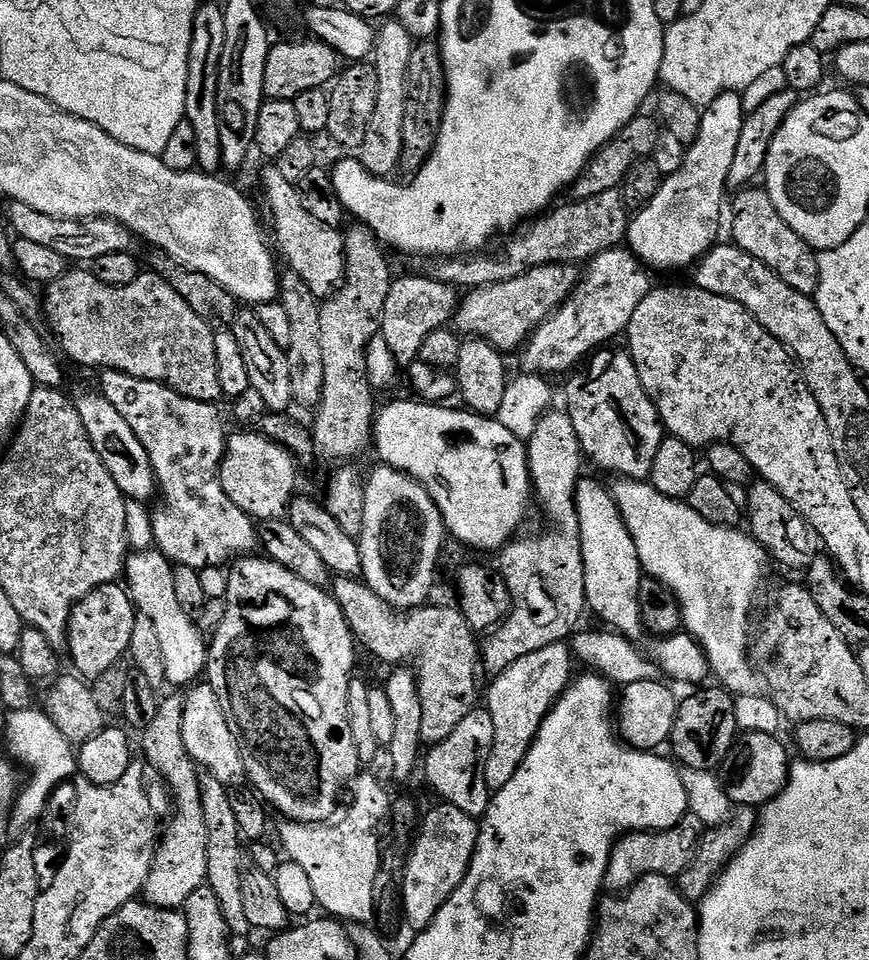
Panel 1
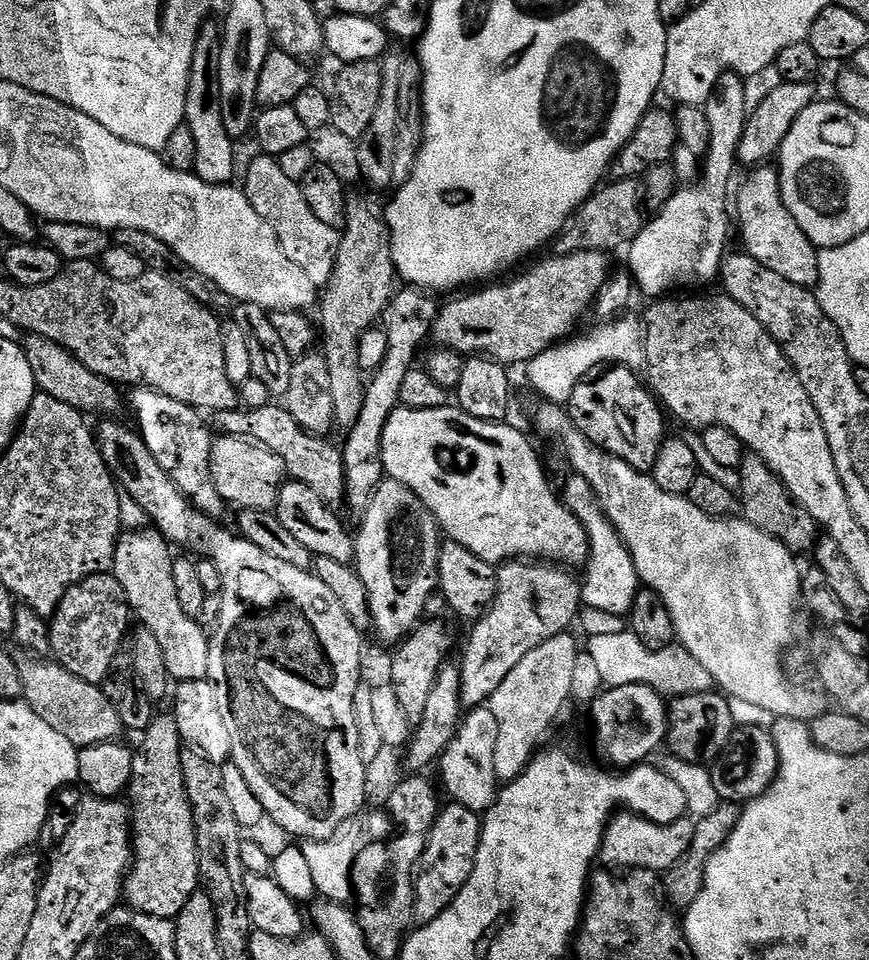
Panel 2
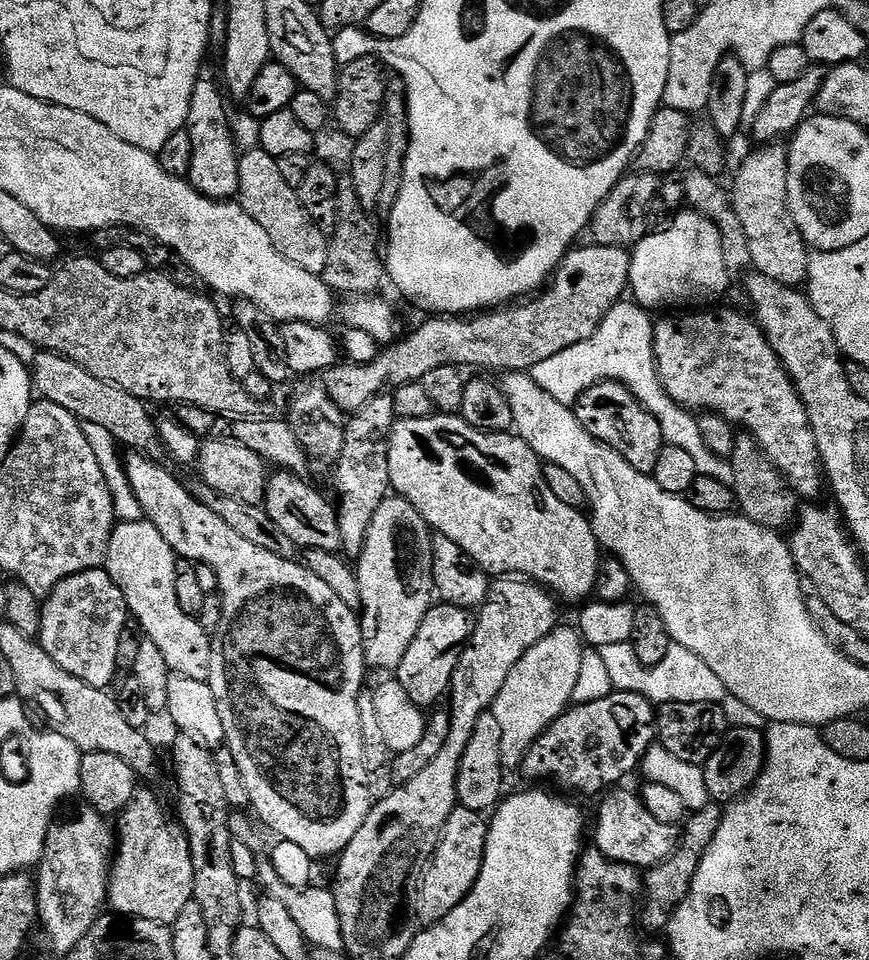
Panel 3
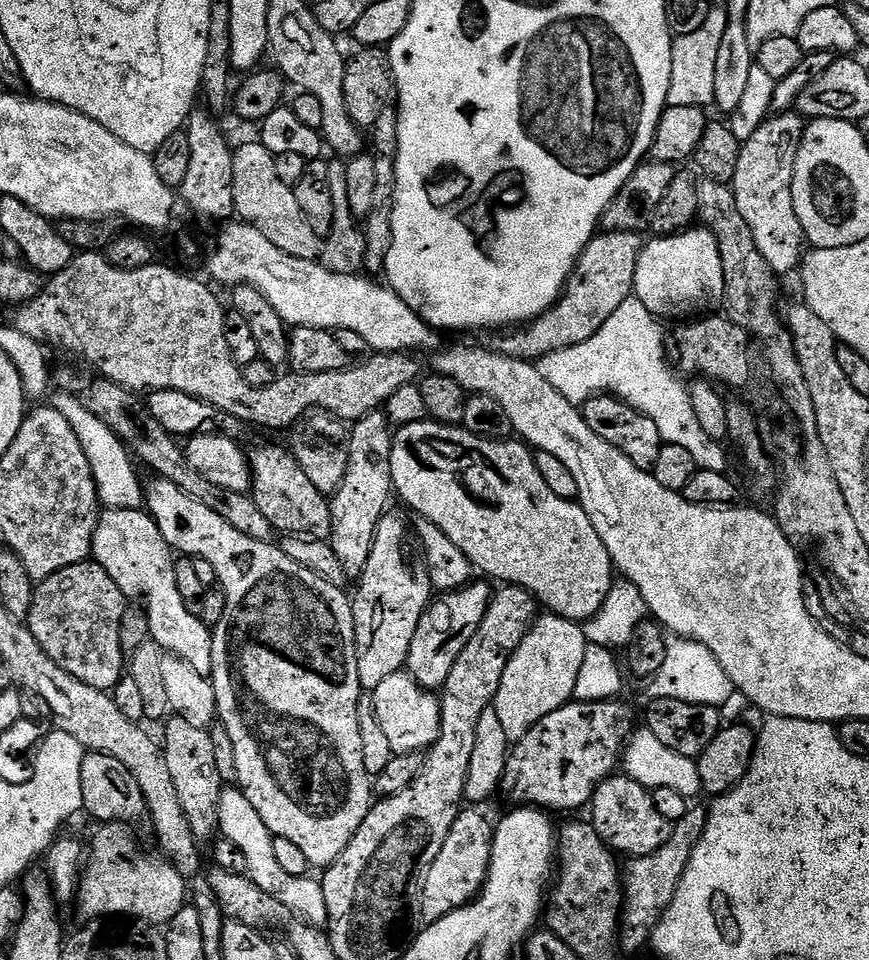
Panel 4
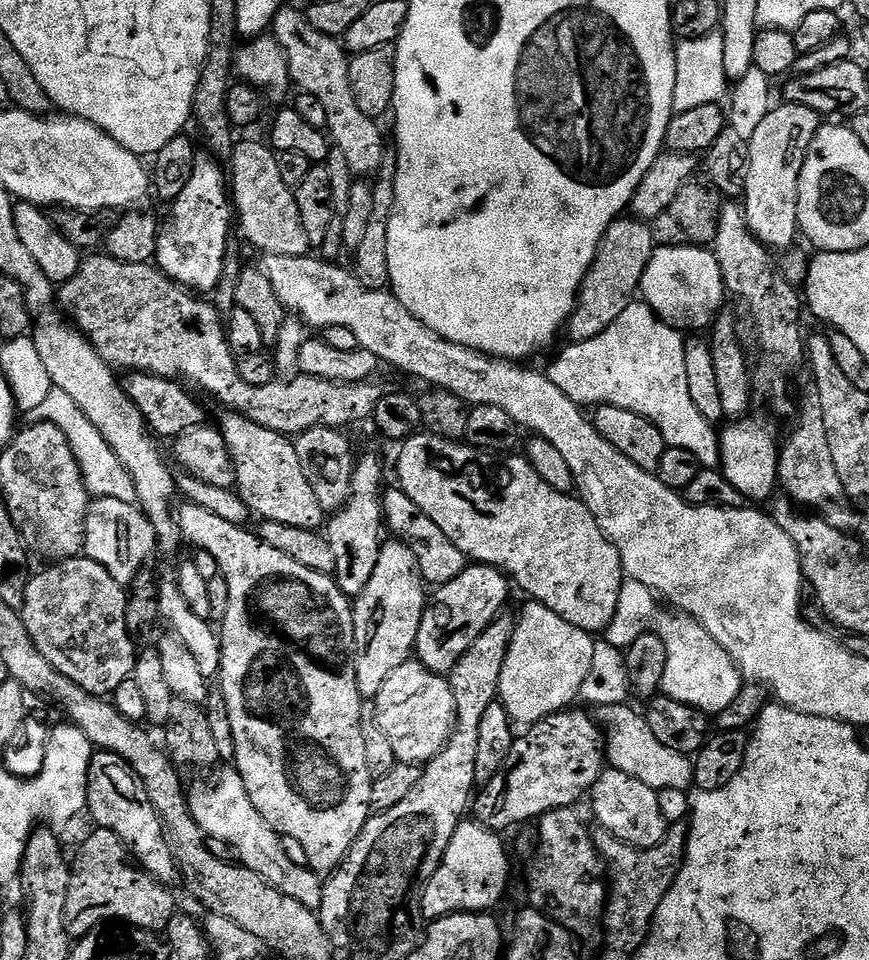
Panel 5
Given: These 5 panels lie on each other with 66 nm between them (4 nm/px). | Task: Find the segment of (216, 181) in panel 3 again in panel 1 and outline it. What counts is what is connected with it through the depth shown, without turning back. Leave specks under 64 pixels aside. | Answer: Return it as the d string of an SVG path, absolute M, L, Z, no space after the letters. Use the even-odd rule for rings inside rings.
M205 2L194 20L194 34L190 46L190 62L186 78L185 117L198 133L198 168L205 174L216 174L222 168L222 134L218 118L218 82L222 50L226 46L226 18L218 3Z

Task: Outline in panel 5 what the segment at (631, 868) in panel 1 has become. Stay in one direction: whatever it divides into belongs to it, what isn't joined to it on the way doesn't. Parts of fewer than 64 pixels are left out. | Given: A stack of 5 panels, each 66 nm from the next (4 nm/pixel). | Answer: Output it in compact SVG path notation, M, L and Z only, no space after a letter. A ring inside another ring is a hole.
M605 767L598 782L594 782L591 800L595 823L631 848L656 848L669 830L670 825L660 805L659 791L646 786L646 782L638 782L638 778L630 778L630 774L622 774L622 770L617 768Z

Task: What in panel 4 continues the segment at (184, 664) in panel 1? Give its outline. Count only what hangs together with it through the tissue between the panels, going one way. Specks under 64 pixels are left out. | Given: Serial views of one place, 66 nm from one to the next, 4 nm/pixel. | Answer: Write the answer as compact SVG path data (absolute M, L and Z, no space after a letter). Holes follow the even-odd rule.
M112 508L101 511L92 539L92 556L128 598L144 596L148 592L147 635L155 640L156 645L165 653L194 666L198 674L211 677L214 666L213 629L200 619L189 604L182 602L182 594L178 594L178 585L174 583L177 557L147 511Z

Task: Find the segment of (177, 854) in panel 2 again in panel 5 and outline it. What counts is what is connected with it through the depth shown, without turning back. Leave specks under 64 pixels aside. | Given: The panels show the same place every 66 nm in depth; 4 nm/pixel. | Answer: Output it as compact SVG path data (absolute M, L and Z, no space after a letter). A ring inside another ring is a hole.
M105 828L92 830L92 833L85 838L76 860L74 856L71 861L70 868L72 877L66 894L66 930L69 937L79 938L109 922L119 922L124 926L143 928L146 932L160 934L167 929L173 916L177 915L176 900L172 897L173 889L169 885L159 884L153 876L133 863L126 845L118 838L118 834L110 830Z

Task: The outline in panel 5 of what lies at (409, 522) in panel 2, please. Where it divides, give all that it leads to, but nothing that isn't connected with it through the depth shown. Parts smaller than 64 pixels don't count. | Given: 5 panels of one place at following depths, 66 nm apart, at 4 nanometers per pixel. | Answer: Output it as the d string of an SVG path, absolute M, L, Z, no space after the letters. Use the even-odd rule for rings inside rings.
M395 538L389 541L389 544L388 541L381 543L374 575L366 590L362 590L362 594L354 600L354 674L358 690L364 698L374 698L382 686L386 686L386 678L390 678L398 666L413 659L418 626L422 626L422 614L426 607L426 585L420 577L416 559L403 542Z

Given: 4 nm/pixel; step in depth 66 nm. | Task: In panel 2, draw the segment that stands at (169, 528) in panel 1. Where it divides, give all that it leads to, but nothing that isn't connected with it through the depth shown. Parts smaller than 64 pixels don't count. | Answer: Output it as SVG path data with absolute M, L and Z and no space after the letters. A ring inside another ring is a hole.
M149 388L131 389L127 393L126 404L128 408L132 407L136 415L135 427L146 442L150 454L154 454L154 462L166 470L174 486L178 486L178 490L192 501L199 512L220 518L226 511L226 505L210 474L210 450L214 432L208 429L207 422L203 420L205 417L197 409L186 406L186 402L178 402L178 398L166 398L166 394L158 394Z

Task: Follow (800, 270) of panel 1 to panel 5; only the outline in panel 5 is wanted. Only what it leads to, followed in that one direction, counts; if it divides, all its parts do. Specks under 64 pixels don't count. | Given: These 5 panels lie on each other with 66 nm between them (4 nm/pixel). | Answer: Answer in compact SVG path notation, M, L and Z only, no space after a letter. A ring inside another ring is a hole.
M780 102L759 123L752 140L748 141L748 166L744 174L742 207L750 230L769 250L793 247L800 232L798 222L798 182L804 156L814 134L822 127L821 113L810 106Z

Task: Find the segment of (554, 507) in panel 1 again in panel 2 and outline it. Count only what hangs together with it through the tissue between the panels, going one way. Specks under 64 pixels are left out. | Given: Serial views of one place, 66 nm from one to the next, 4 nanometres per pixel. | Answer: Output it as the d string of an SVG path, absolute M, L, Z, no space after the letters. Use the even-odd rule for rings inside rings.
M516 558L505 563L497 571L498 590L491 608L471 625L472 633L468 636L468 645L464 648L464 658L458 662L460 670L460 703L471 710L487 705L492 699L494 690L502 686L506 674L530 654L530 650L538 650L542 642L550 642L550 638L563 636L569 631L571 624L577 623L582 611L582 584L571 576L569 569L557 566L552 562L525 562Z

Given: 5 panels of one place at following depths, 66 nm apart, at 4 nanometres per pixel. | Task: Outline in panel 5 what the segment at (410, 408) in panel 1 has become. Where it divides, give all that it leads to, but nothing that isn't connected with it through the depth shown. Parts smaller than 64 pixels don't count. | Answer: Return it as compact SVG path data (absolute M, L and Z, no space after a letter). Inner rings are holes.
M427 430L403 441L399 448L396 456L398 487L422 514L434 518L442 534L462 550L465 558L499 568L528 598L554 610L558 618L566 618L566 622L578 626L578 630L599 634L610 626L626 579L624 567L618 550L608 541L608 535L598 526L583 500L546 486L524 454L501 458L474 448L471 443L447 440Z

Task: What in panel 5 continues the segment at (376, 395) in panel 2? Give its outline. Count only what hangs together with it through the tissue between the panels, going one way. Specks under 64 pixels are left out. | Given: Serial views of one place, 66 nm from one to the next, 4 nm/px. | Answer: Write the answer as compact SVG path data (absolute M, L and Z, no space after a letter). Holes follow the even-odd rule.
M372 452L366 453L361 460L359 457L355 461L352 470L352 493L350 498L344 503L340 511L331 513L327 517L326 527L322 532L326 542L330 542L330 551L334 557L334 570L330 575L335 580L338 590L342 590L342 594L349 598L360 596L362 590L366 590L366 586L370 583L370 578L374 575L374 566L378 566L378 554L382 543L380 528L382 532L382 525L384 524L382 489L385 487L385 484L383 462Z

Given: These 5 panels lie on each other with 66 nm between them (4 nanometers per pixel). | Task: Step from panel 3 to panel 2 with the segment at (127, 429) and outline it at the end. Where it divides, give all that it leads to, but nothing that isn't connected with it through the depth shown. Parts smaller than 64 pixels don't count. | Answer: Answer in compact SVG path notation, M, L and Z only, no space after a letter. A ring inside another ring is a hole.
M29 333L22 342L24 353L33 371L37 389L48 397L63 402L71 408L78 409L87 415L102 414L101 416L116 416L123 409L124 398L118 394L119 387L113 382L94 375L88 367L78 362L65 348L41 335Z

